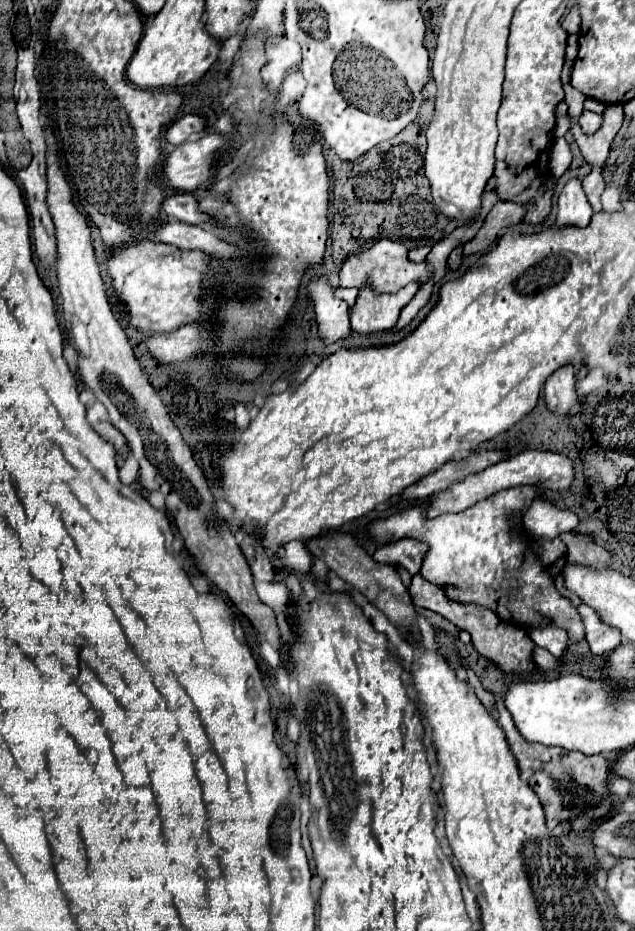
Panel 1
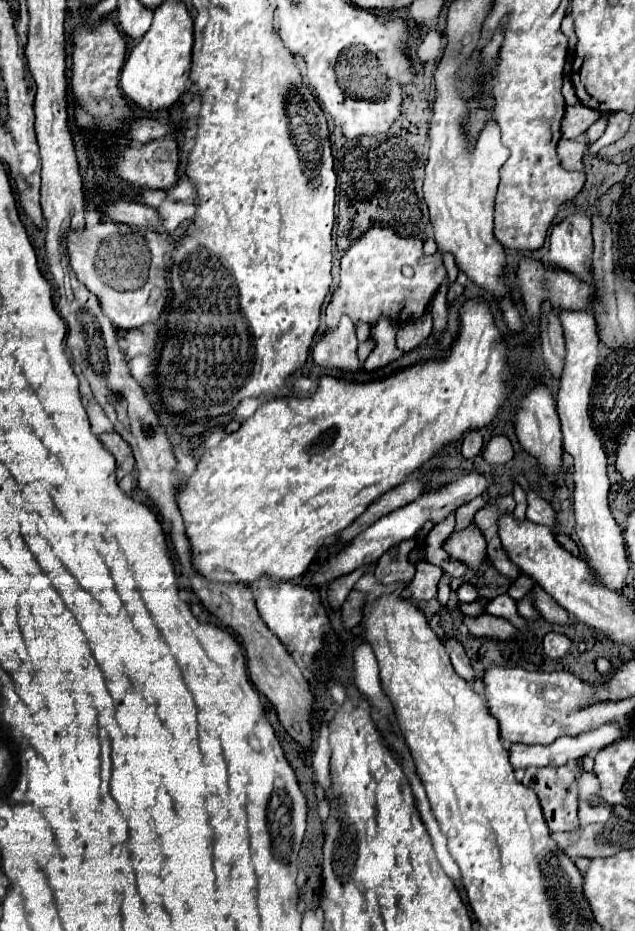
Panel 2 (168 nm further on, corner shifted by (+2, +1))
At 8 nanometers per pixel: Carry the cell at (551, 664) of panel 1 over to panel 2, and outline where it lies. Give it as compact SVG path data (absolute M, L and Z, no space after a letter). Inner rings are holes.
M481 613L477 617L463 617L463 623L473 635L479 637L493 637L493 639L511 639L515 635L515 627L503 619L503 617L493 617L489 613Z

